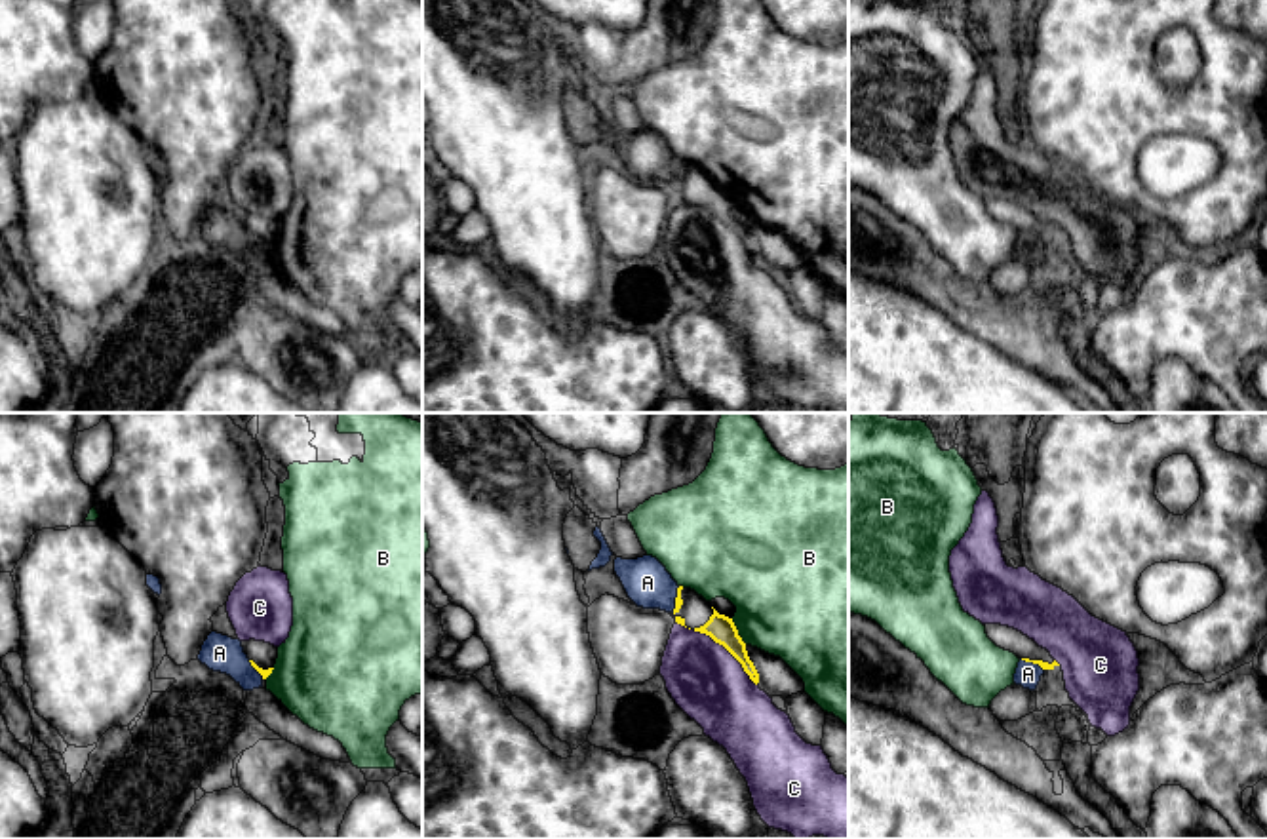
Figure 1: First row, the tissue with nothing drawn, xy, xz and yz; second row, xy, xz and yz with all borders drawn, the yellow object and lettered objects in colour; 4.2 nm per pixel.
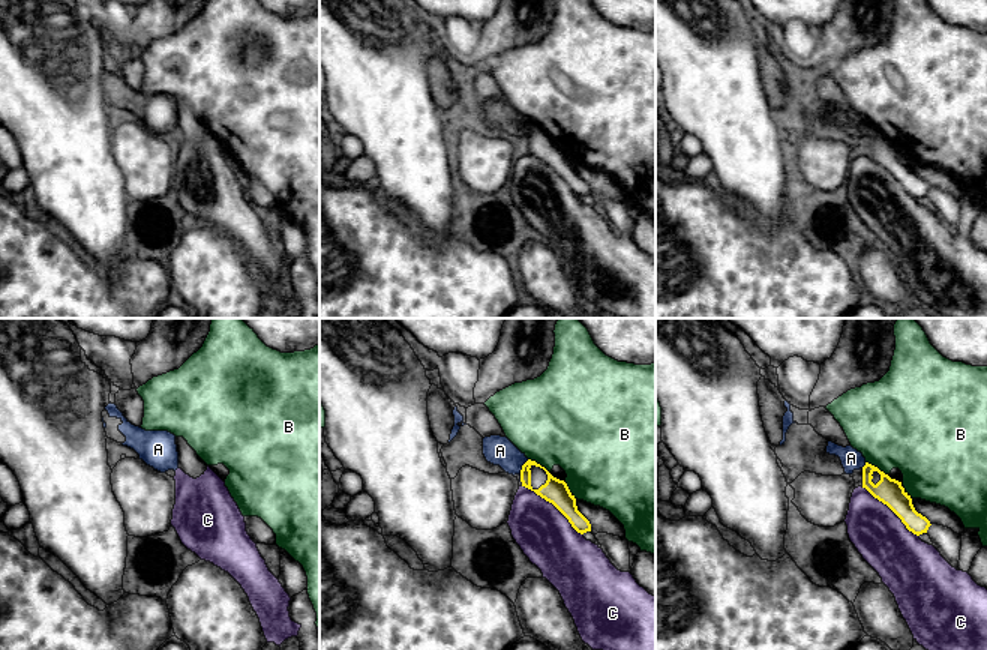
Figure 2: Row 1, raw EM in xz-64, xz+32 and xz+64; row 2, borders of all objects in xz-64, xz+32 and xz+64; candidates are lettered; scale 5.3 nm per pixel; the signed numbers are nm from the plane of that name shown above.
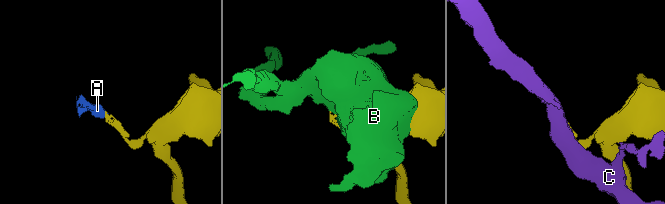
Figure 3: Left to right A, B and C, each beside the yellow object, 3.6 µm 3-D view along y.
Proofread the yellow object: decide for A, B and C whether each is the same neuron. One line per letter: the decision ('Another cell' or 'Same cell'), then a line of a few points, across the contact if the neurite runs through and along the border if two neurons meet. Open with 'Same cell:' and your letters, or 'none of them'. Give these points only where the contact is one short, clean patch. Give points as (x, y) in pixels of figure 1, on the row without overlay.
Same cell: none of them
A: Another cell. Line: xz (680, 160), (672, 185)
B: Another cell
C: Another cell

